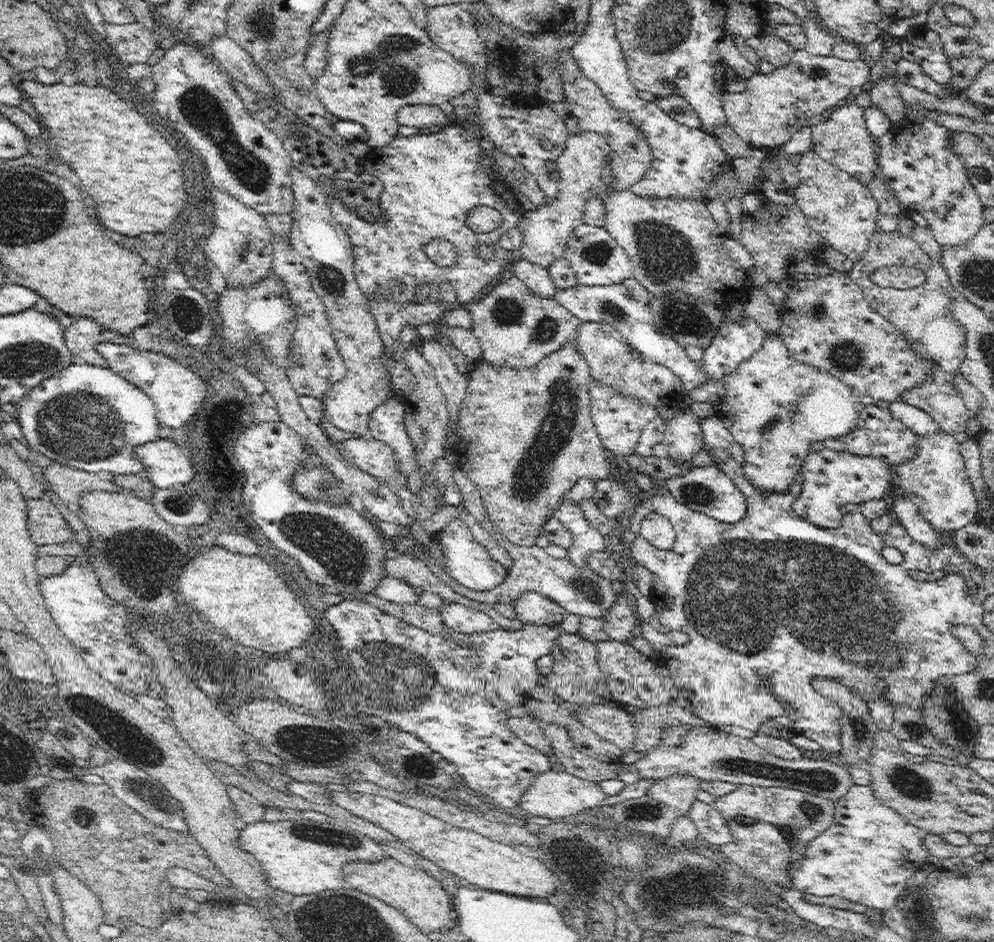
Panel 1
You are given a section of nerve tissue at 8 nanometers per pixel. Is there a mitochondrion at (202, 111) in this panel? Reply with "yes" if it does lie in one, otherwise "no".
yes

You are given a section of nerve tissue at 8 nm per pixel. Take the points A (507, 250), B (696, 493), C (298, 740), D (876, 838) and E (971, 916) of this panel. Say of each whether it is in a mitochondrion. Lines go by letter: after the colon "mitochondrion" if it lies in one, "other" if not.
A: other
B: mitochondrion
C: other
D: other
E: mitochondrion

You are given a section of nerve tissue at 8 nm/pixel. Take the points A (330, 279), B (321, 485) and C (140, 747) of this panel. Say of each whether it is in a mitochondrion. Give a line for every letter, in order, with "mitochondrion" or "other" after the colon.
A: mitochondrion
B: mitochondrion
C: mitochondrion

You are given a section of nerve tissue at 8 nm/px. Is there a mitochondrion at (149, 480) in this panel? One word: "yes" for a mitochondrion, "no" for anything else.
no

